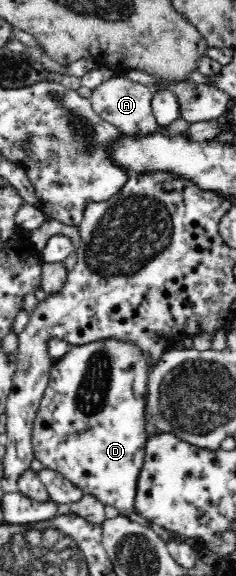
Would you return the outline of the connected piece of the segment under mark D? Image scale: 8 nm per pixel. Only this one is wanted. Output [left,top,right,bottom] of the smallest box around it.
[32,340,155,512]

